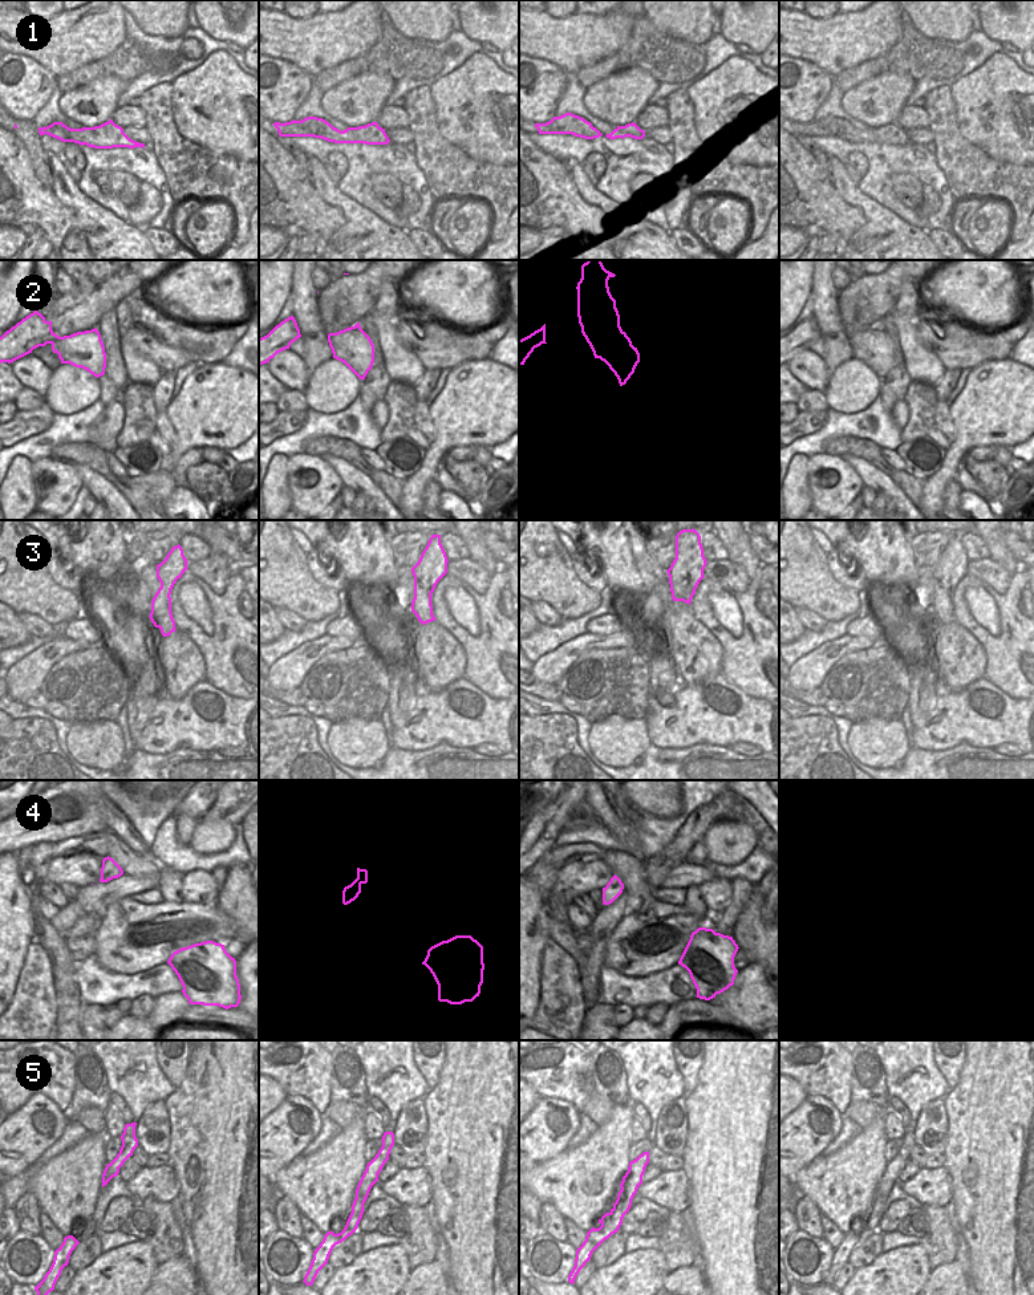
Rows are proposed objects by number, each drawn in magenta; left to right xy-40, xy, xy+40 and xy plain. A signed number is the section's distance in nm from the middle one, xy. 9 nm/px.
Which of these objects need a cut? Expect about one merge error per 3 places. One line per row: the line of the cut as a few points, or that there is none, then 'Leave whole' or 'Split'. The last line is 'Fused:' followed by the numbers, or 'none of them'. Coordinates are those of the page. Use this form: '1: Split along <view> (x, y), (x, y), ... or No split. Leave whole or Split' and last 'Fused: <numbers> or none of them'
1: No split. Leave whole
2: Split along xy-40 (61, 358), (86, 353), (92, 358), (105, 360). Split
3: No split. Leave whole
4: No split. Leave whole
5: No split. Leave whole
Fused: 2.

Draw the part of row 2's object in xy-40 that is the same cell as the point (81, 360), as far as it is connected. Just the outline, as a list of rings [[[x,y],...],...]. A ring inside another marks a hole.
[[[76,353],[73,360],[61,360],[61,364],[82,368],[97,378],[105,374],[106,368],[106,360],[92,360],[86,353]]]

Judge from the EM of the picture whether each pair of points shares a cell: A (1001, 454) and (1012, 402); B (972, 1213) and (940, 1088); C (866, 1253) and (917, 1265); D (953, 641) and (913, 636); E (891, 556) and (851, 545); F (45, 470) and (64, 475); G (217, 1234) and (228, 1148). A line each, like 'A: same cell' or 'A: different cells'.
A: different cells
B: different cells
C: different cells
D: different cells
E: same cell
F: same cell
G: same cell

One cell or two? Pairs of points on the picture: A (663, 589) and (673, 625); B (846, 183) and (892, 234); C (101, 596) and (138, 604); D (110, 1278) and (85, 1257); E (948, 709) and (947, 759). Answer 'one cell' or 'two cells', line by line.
A: two cells
B: one cell
C: two cells
D: two cells
E: two cells

